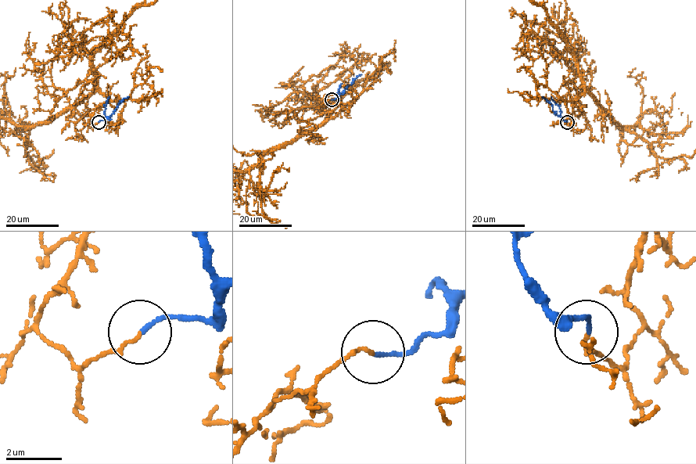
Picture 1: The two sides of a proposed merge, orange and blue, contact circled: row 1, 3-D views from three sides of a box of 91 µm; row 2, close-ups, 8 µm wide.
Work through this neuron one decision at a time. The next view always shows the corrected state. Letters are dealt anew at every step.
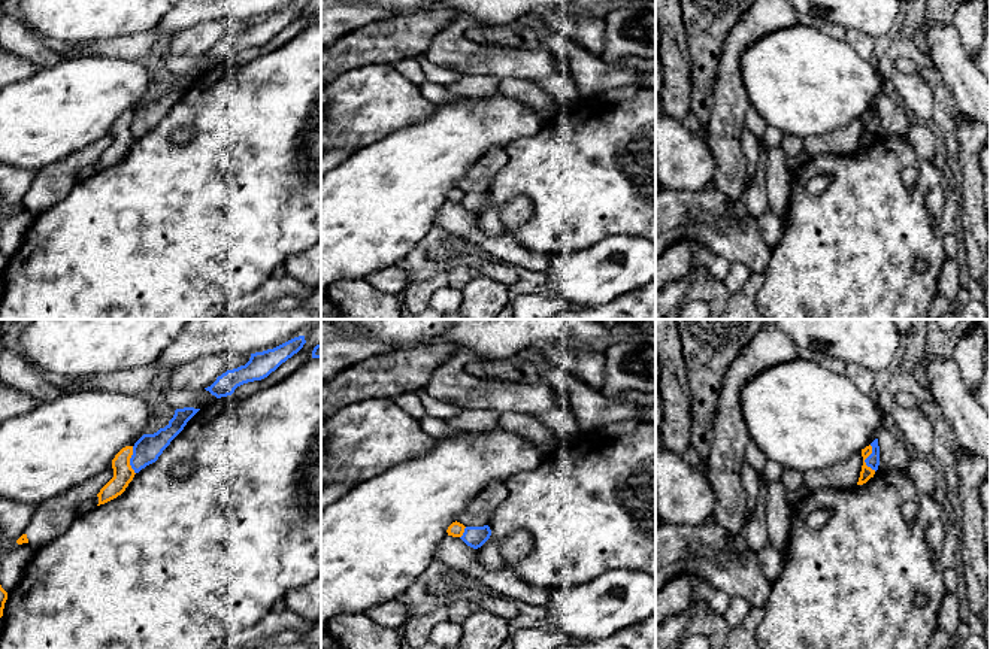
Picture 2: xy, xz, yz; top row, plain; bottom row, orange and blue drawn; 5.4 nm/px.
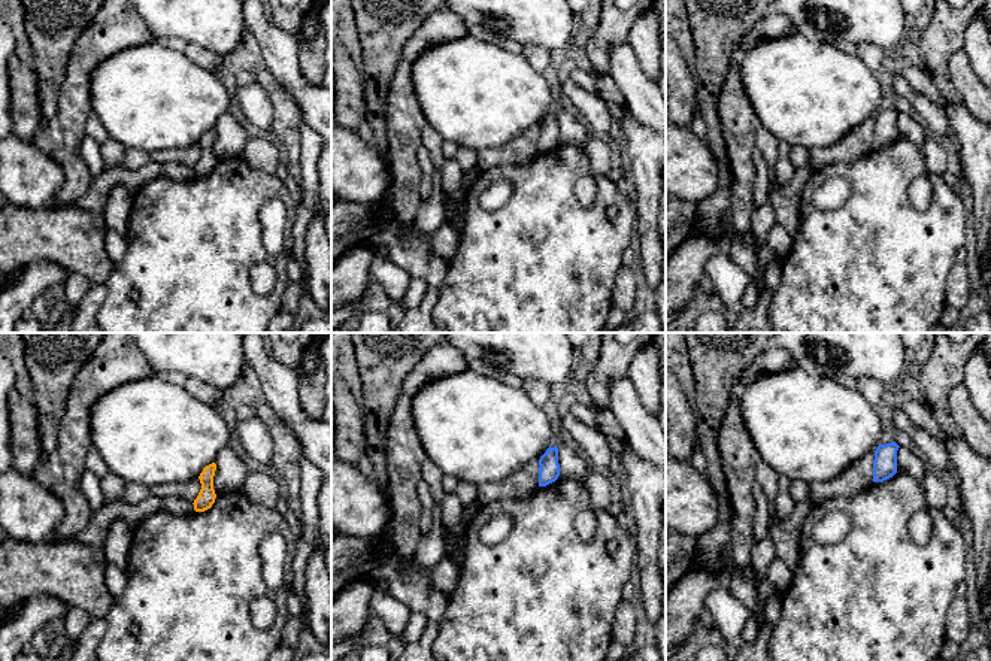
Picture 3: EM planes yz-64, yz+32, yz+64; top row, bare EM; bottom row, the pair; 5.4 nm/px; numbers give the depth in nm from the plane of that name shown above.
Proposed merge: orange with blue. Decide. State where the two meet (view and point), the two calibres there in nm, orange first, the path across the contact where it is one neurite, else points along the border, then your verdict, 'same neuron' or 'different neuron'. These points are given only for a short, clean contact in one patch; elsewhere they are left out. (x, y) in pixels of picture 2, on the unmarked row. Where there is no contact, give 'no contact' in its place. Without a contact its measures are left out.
meets orange in yz at (865, 124); 70 nm thick on the orange side, 70 nm on the other; border along yz (871, 111), (871, 120), (865, 129), (875, 136); different neuron

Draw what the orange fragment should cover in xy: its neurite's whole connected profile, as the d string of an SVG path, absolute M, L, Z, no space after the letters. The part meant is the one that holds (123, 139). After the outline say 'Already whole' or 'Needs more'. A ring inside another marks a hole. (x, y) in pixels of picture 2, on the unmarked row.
M125 112L115 121L115 124L112 125L113 143L97 160L97 172L105 170L121 161L128 149L133 146L136 139L130 131L131 121L133 112Z. Already whole

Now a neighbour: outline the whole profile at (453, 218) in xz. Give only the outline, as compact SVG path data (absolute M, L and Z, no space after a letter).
M443 203L433 225L445 230L449 236L475 243L485 251L488 257L509 264L511 267L520 266L530 272L542 273L547 273L550 267L548 255L520 246L511 233L505 233L499 237L482 233L476 225L476 215L467 212L460 203Z

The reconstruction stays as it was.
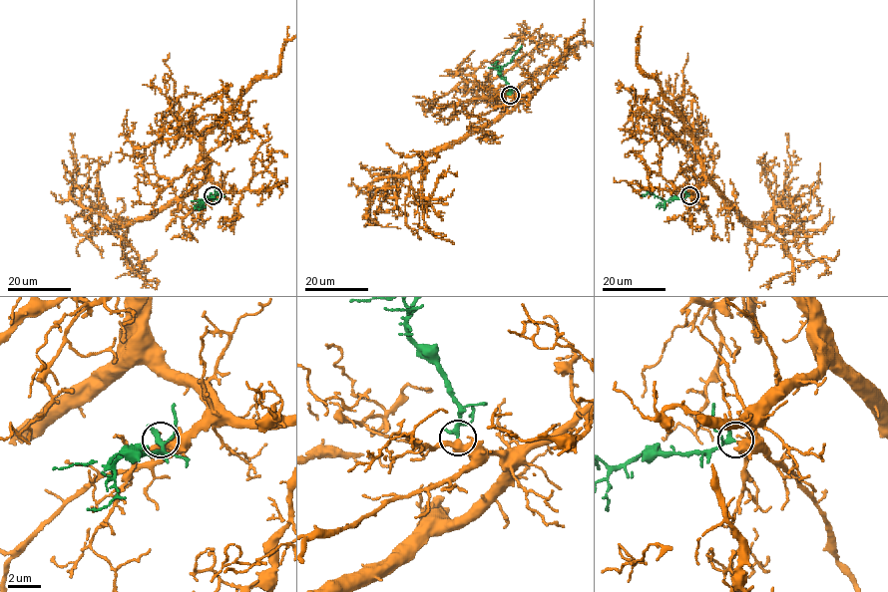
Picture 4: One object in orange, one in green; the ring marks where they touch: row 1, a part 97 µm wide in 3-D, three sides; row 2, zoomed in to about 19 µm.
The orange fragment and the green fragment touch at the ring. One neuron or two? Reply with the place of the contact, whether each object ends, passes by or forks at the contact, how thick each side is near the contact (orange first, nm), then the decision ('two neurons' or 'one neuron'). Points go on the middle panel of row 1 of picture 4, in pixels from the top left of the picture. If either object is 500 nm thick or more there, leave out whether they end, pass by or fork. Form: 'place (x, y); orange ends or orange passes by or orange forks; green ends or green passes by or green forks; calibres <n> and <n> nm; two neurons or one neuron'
place (510, 95); orange forks; green passes by; calibres 320 and 240 nm; one neuron

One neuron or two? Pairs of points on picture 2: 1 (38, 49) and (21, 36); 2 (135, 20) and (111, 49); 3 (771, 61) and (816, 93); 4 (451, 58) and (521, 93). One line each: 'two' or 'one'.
1: one
2: two
3: one
4: two

